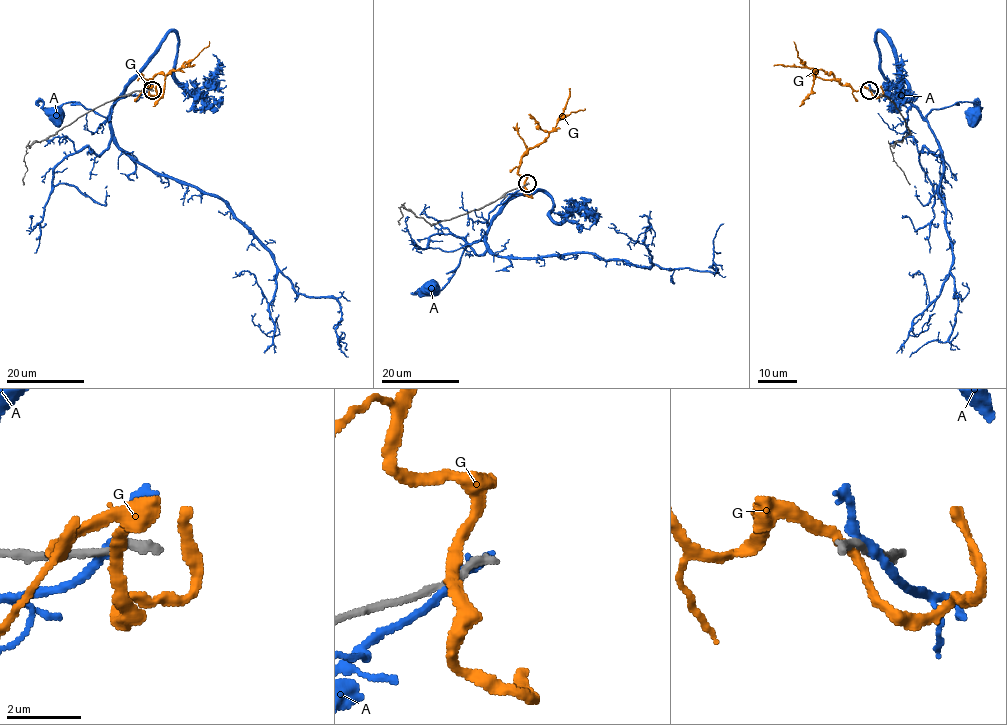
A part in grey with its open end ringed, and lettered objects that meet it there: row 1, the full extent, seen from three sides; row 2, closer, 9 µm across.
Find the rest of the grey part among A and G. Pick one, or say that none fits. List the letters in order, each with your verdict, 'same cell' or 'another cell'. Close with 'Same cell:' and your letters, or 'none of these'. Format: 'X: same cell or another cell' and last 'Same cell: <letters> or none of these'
A: another cell
G: another cell
Same cell: none of these

